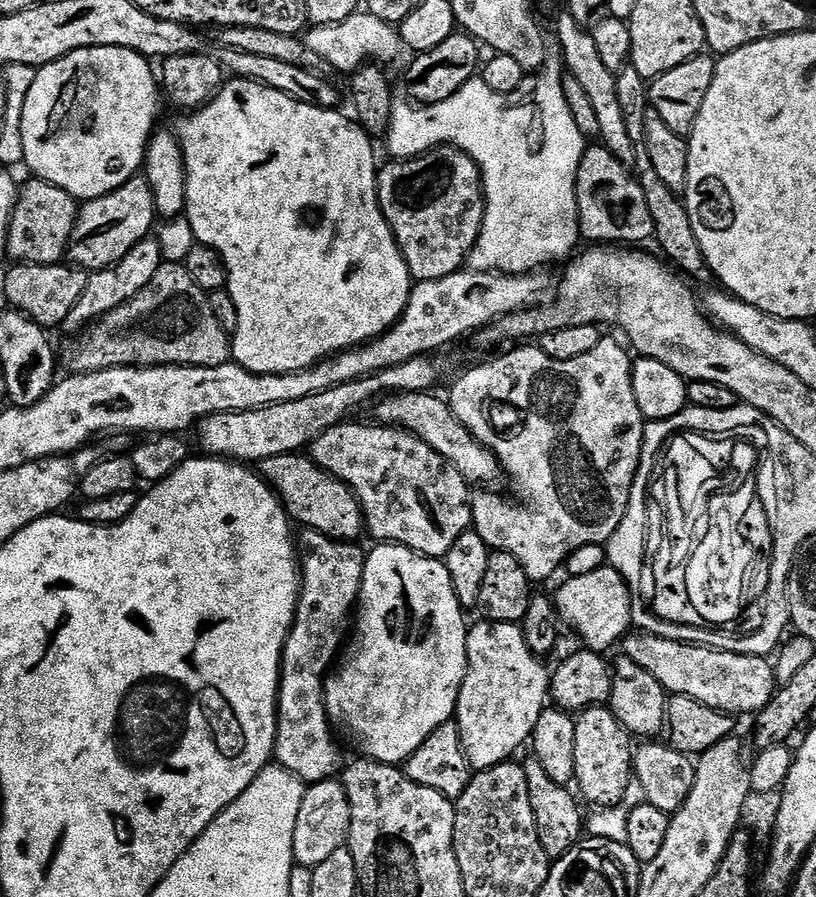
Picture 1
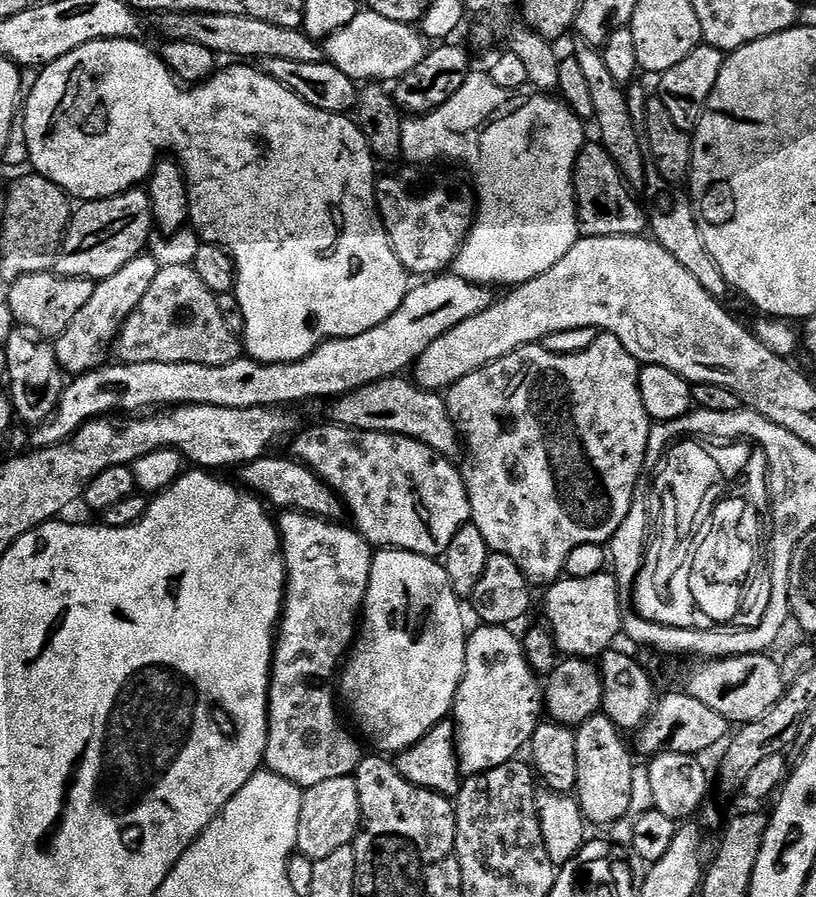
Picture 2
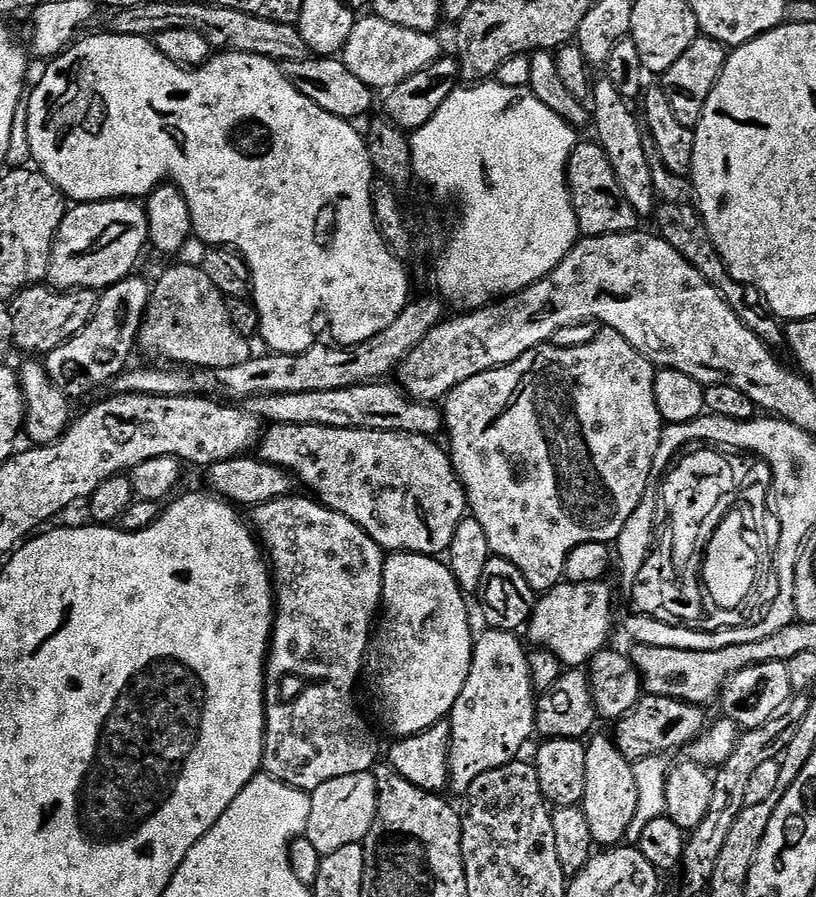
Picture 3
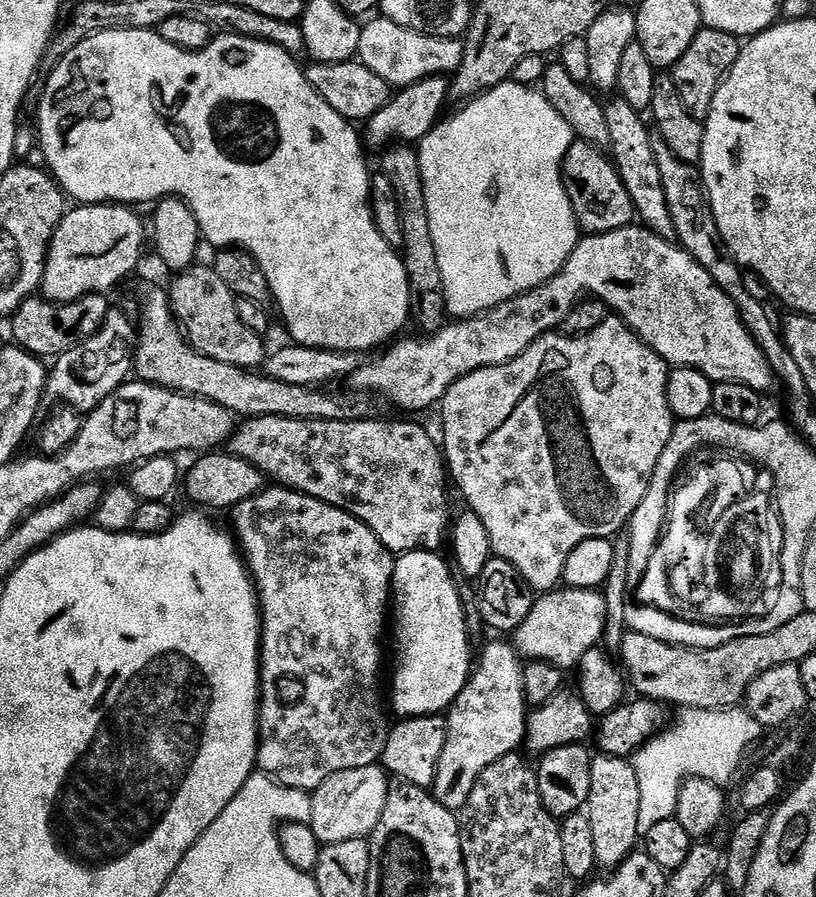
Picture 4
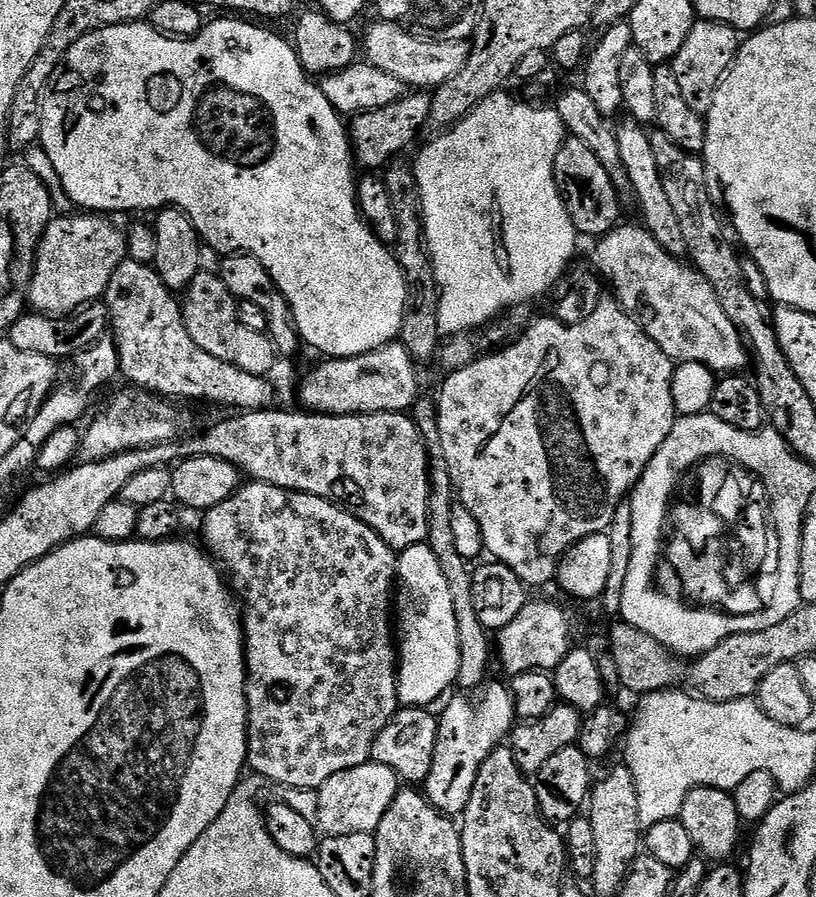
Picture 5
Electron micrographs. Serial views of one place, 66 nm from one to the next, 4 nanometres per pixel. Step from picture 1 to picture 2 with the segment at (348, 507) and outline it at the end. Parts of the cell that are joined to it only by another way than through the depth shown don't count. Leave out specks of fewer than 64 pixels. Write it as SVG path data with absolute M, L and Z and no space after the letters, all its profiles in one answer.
M269 454L243 465L238 472L241 480L239 483L252 495L260 497L276 510L305 512L333 522L339 521L345 515L344 501L330 485L324 484L322 478L318 478L318 474L314 474L314 470L310 470L291 455L276 455Z

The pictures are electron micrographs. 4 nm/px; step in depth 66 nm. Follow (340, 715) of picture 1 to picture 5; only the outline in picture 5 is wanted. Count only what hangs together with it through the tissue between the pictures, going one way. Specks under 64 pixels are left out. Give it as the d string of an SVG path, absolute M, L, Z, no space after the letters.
M427 542L415 544L409 548L403 549L399 553L396 562L396 578L398 581L398 591L394 596L394 616L398 621L398 632L404 637L398 640L398 667L396 669L396 685L398 686L398 698L401 705L409 708L428 708L439 698L443 692L451 693L458 678L458 618L454 618L454 598L450 598L450 586L446 586L446 578L442 575L442 569L438 566L438 558L434 558L434 550L430 550Z

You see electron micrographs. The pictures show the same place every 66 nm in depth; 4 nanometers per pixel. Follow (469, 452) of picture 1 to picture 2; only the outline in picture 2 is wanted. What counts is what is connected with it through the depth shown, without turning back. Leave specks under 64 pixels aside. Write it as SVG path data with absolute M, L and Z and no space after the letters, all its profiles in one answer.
M403 375L382 378L378 382L370 382L370 386L362 386L345 396L337 396L331 401L331 423L339 428L377 432L378 434L394 434L414 438L430 450L449 458L461 455L462 441L456 423L448 409L447 399L439 392L430 392L419 388L411 379Z

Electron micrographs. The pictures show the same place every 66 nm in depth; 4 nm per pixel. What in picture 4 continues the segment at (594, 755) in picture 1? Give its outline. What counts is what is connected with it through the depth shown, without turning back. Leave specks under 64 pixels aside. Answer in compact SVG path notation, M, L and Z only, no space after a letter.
M597 755L590 770L590 798L586 815L590 818L590 830L594 834L594 854L601 869L614 870L641 843L638 830L638 809L642 793L638 791L638 774L631 759L623 756Z

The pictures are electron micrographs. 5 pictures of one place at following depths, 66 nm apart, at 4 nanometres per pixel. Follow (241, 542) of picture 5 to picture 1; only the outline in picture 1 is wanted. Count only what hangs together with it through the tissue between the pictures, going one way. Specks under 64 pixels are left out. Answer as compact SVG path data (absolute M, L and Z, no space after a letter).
M304 530L298 536L298 548L302 553L298 560L302 573L300 603L296 605L296 617L280 658L274 760L308 786L339 777L342 772L337 733L324 705L324 681L341 651L340 639L347 628L349 631L360 598L366 559L365 549L360 546L356 542L331 540L321 532Z

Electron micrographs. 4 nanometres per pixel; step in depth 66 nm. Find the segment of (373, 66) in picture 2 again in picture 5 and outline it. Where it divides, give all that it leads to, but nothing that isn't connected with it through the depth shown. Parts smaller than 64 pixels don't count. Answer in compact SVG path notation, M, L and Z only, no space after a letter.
M376 22L376 25L368 32L368 37L363 37L362 52L366 55L367 63L372 64L378 70L386 70L386 74L394 74L405 86L412 90L435 90L442 87L454 74L462 74L468 59L472 54L472 45L469 41L459 40L458 42L442 42L441 40L423 40L406 30L402 30L396 24Z

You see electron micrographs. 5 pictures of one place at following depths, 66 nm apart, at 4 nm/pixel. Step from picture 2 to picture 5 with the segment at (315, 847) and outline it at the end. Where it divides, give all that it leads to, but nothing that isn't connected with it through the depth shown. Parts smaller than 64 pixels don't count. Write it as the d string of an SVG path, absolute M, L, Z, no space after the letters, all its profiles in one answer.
M369 762L357 768L342 770L334 774L334 778L326 778L324 785L315 793L314 823L324 836L375 833L378 822L382 822L382 814L390 810L390 802L394 802L401 787L400 777L394 774L394 770L390 770L390 766Z

